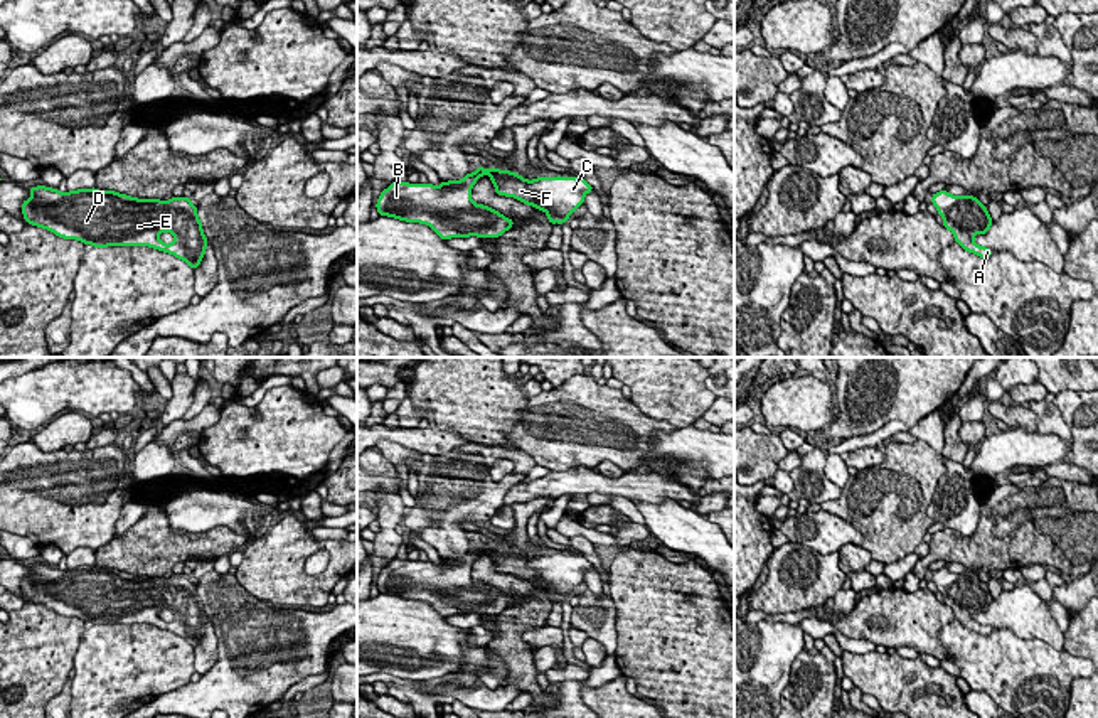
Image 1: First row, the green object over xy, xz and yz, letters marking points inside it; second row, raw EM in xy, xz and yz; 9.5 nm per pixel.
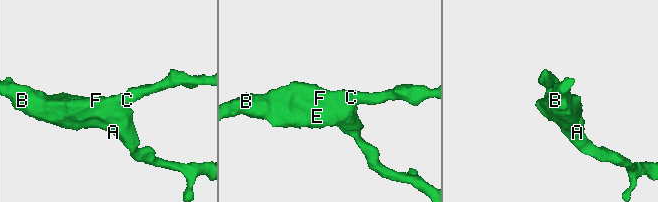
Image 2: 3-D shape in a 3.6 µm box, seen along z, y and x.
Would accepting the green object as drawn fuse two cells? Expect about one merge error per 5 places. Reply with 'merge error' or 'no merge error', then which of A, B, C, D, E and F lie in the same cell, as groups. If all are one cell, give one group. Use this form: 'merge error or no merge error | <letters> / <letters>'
no merge error | A B C D E F

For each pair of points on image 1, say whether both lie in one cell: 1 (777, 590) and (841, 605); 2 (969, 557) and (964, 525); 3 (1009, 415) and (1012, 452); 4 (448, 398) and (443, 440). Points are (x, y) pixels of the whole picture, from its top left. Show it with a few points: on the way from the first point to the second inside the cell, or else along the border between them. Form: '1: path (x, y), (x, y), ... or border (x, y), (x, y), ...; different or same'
1: border (841, 587), (824, 604); different
2: border (980, 504), (979, 525), (970, 535), (945, 528); different
3: border (1009, 427), (1023, 427), (1036, 434); different
4: border (435, 423), (438, 428), (455, 430), (472, 442); different

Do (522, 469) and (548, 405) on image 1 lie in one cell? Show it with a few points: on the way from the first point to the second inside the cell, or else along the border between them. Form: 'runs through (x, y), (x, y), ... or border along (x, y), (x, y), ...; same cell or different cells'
border along (517, 449), (524, 450), (538, 464); different cells

